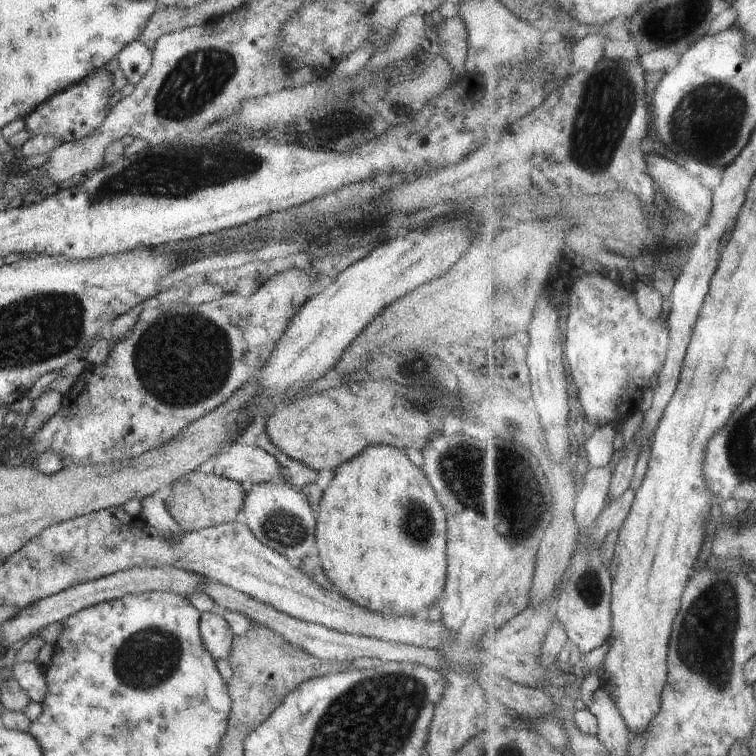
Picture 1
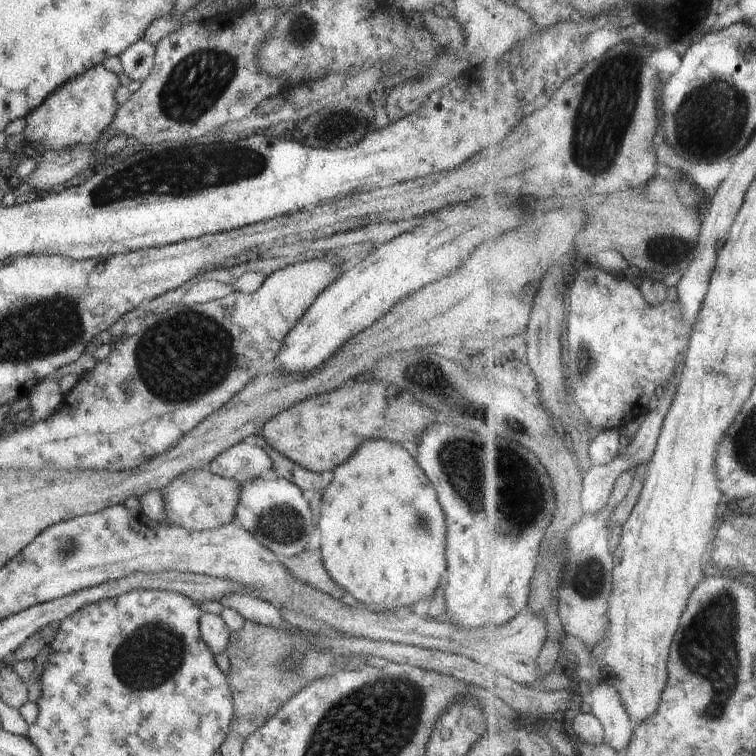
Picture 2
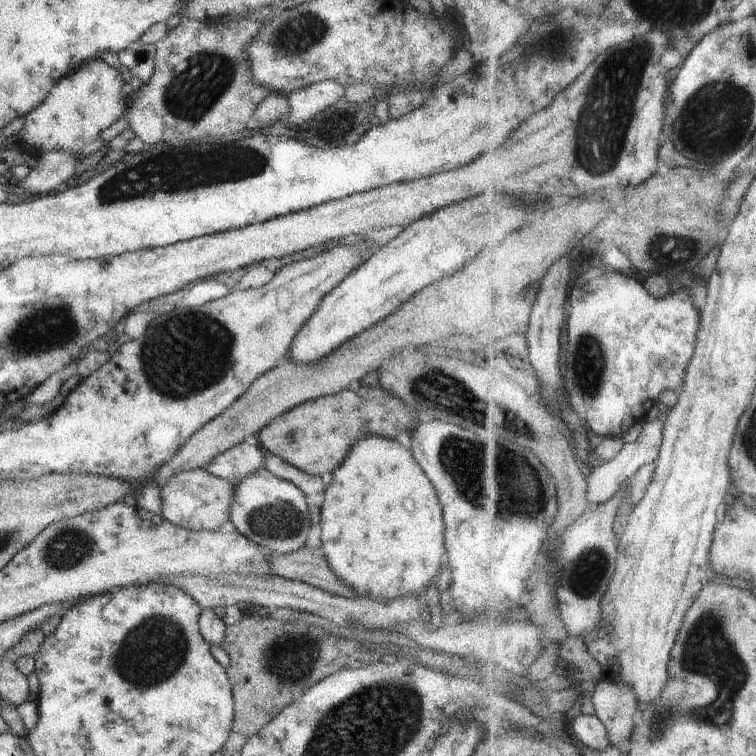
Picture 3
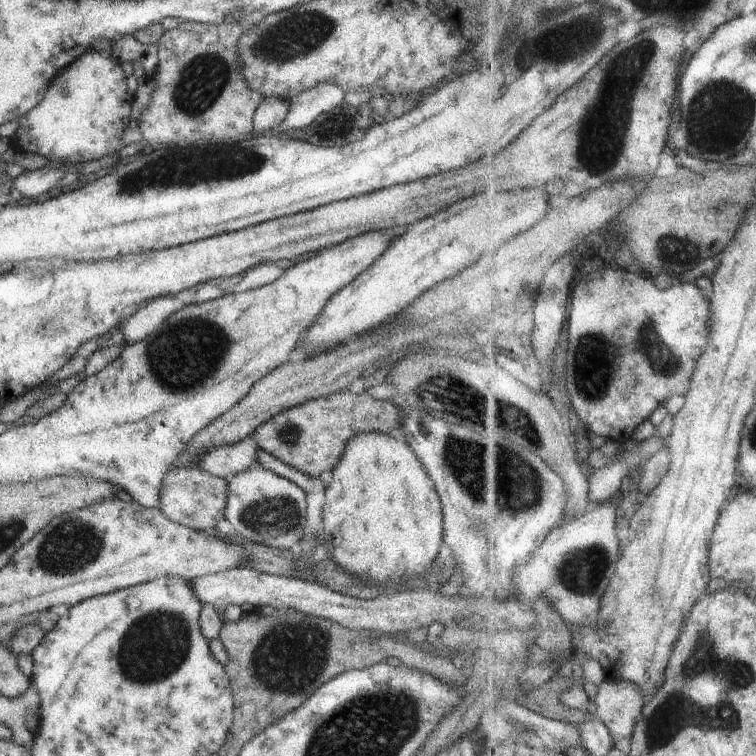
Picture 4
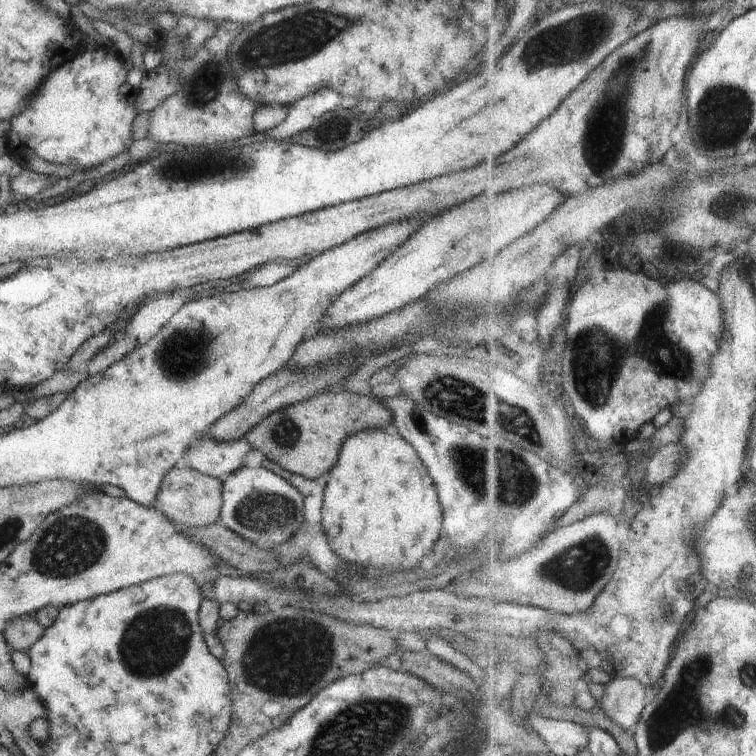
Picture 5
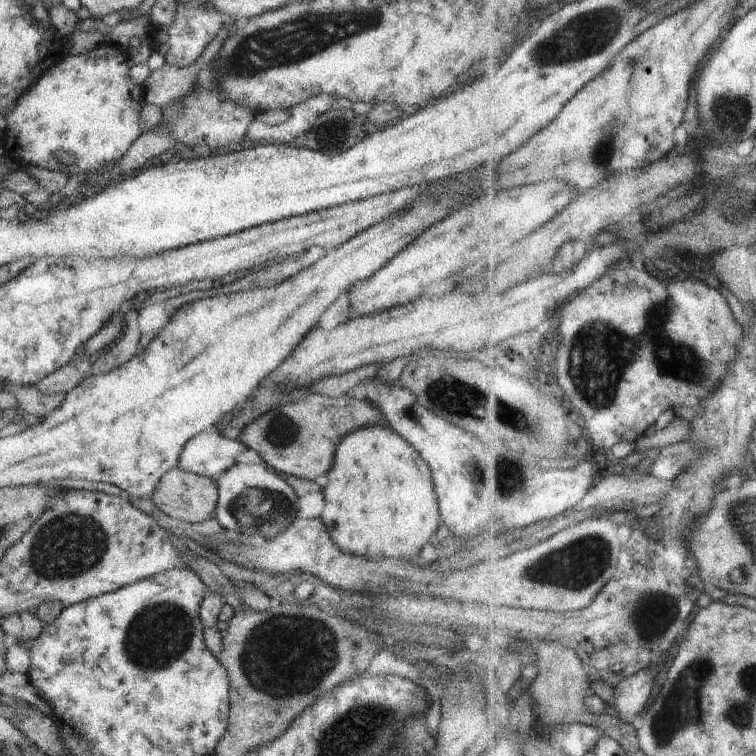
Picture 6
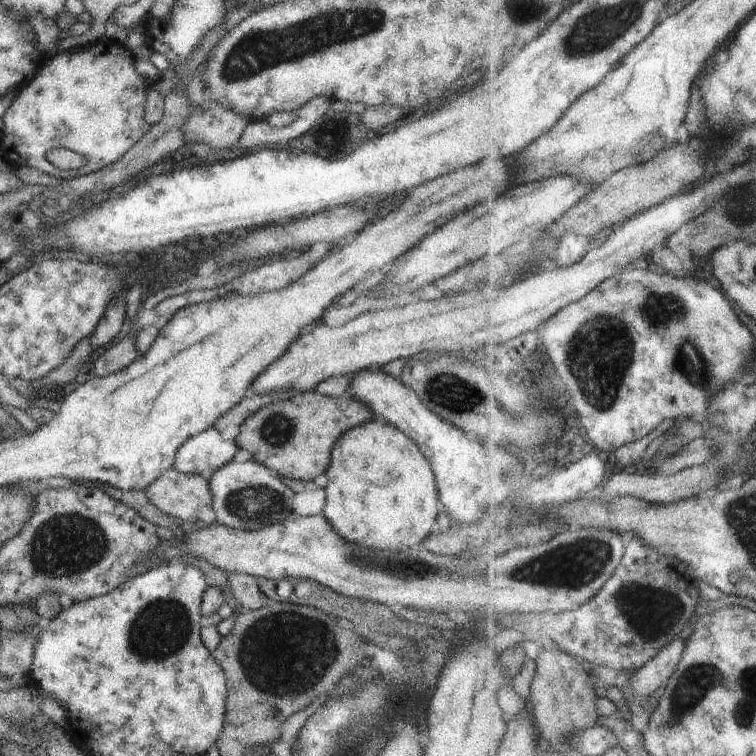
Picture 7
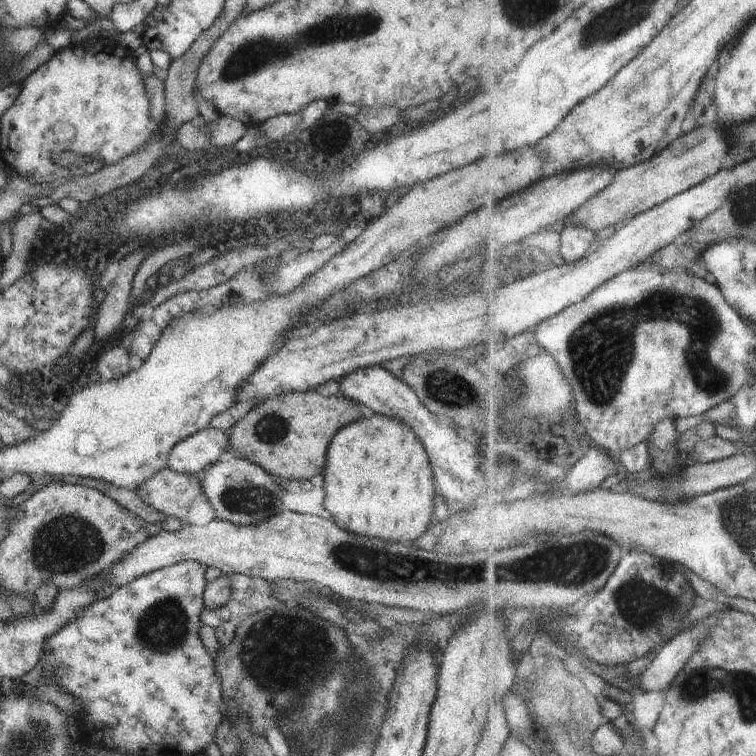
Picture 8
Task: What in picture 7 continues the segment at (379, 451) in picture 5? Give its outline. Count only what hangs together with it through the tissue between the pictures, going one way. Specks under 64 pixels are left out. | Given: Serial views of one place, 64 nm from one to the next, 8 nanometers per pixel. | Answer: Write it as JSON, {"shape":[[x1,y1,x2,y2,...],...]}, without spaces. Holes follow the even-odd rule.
{"shape":[[378,416,345,430,338,440,340,442,332,447,331,461,325,472,328,482,322,515,331,527,346,542,358,543,364,548,400,552,422,544,436,528,435,520,443,506,438,498,434,473,419,446,404,431]]}

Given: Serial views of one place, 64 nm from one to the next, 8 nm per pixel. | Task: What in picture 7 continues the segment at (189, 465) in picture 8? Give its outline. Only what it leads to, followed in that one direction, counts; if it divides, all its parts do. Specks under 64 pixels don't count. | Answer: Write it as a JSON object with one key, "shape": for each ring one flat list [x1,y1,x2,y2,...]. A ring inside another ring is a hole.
{"shape":[[210,427,176,449,172,468,181,473,208,476,230,462,238,449,233,440,224,439,220,431]]}

